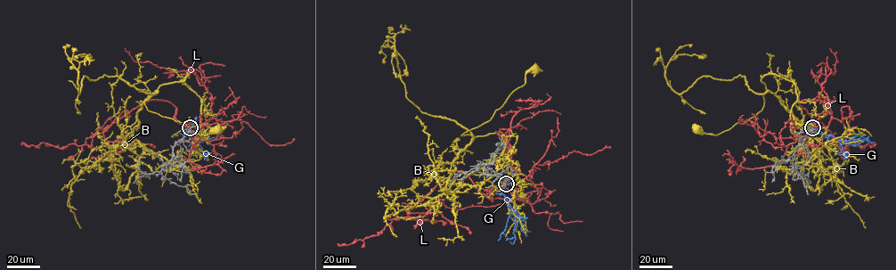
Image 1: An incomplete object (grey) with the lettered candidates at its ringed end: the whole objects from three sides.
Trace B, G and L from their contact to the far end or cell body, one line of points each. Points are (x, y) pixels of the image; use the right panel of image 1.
B: (812, 128), (791, 119), (795, 85), (774, 74), (761, 78), (764, 106), (754, 117), (715, 135), (698, 130)
G: (812, 127), (848, 144), (857, 145), (865, 140), (871, 143)
L: (812, 128), (828, 111), (828, 106), (819, 100), (803, 100), (799, 104), (820, 122), (841, 148), (872, 144)

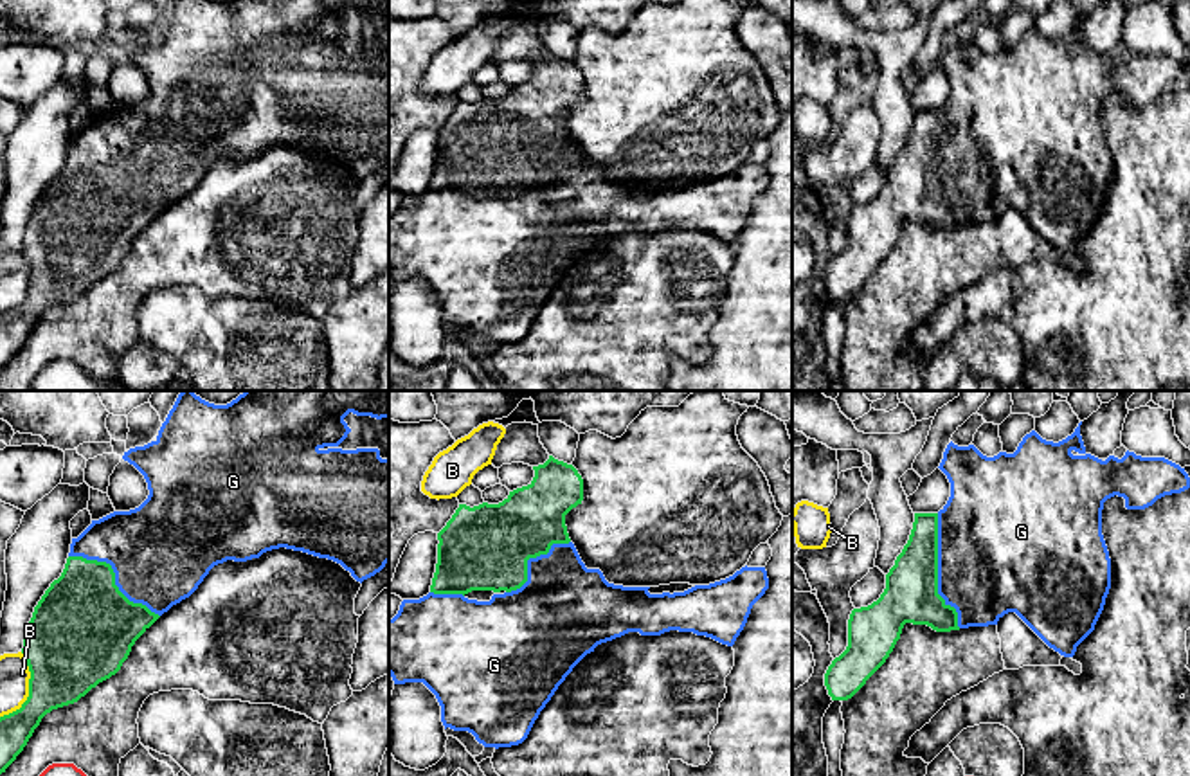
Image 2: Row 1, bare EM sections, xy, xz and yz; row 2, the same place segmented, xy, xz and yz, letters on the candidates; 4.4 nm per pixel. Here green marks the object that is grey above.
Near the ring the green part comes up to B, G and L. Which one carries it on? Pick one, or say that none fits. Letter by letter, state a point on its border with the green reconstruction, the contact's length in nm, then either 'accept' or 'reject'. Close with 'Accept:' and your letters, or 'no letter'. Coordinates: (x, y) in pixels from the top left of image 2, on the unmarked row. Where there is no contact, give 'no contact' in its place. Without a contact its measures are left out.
B: contact xy (29, 287); length 320 nm; reject
G: contact yz (937, 168); length 500 nm; accept
L: no contact; reject
Accept: G

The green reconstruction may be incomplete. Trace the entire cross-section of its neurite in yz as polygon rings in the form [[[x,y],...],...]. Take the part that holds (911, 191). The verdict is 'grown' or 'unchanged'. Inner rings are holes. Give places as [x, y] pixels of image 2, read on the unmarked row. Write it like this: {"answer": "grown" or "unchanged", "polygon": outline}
{"answer": "grown", "polygon": [[[1082,18],[1071,32],[1059,40],[1046,38],[1035,27],[1032,27],[1023,34],[1014,50],[999,49],[994,54],[983,52],[974,41],[958,43],[952,38],[947,41],[938,65],[951,79],[951,94],[938,110],[915,110],[909,137],[902,149],[897,153],[895,162],[886,171],[884,189],[871,202],[852,207],[848,216],[848,243],[839,254],[832,257],[825,270],[825,283],[832,297],[848,297],[866,281],[866,277],[886,259],[893,248],[906,220],[927,221],[936,229],[951,229],[969,223],[997,221],[1005,211],[1015,209],[1050,245],[1064,254],[1075,252],[1077,243],[1095,227],[1111,185],[1111,155],[1102,131],[1104,99],[1118,92],[1125,95],[1127,106],[1145,106],[1165,92],[1181,90],[1190,85],[1190,74],[1185,65],[1165,54],[1141,54],[1127,47],[1122,56],[1109,52],[1105,58],[1102,58],[1087,50],[1080,32],[1080,22]]]}

